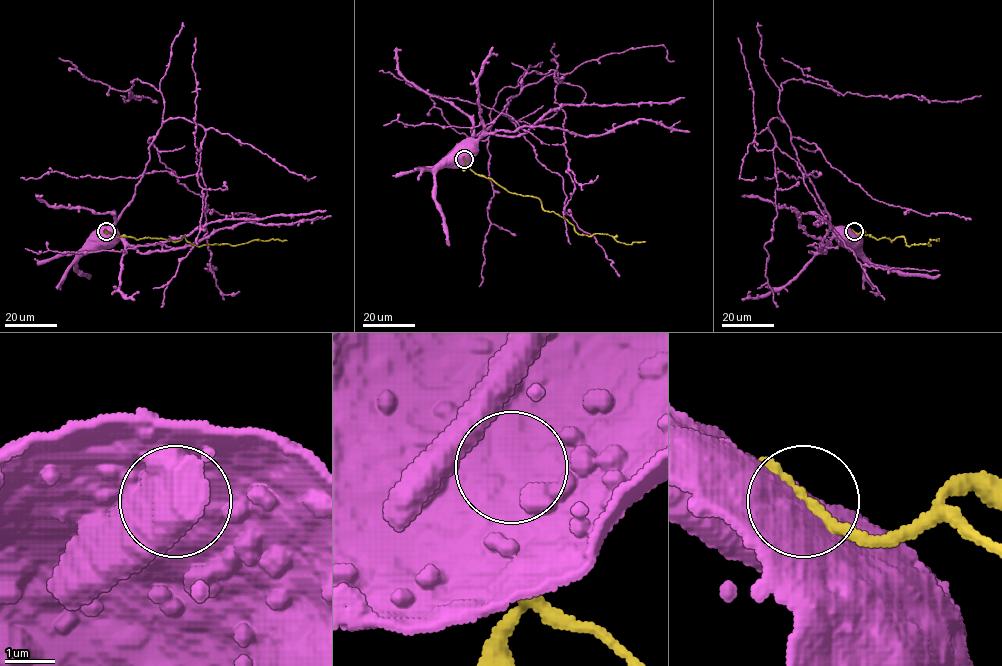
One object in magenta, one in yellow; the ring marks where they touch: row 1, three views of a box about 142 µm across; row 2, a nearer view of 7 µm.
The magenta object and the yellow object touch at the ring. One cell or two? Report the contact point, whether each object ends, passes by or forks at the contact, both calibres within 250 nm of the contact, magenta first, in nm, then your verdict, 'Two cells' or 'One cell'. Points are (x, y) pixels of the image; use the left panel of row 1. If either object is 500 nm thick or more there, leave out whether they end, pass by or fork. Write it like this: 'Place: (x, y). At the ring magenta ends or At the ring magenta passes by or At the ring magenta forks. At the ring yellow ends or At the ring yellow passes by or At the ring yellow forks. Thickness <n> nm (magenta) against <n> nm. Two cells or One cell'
Place: (106, 231). Thickness 750 nm (magenta) against 320 nm. Two cells

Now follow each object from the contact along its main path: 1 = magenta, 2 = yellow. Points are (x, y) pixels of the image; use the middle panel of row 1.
1: (464, 159), (460, 143), (463, 141), (469, 145)
2: (464, 159), (507, 191), (536, 197), (580, 234), (645, 241)

